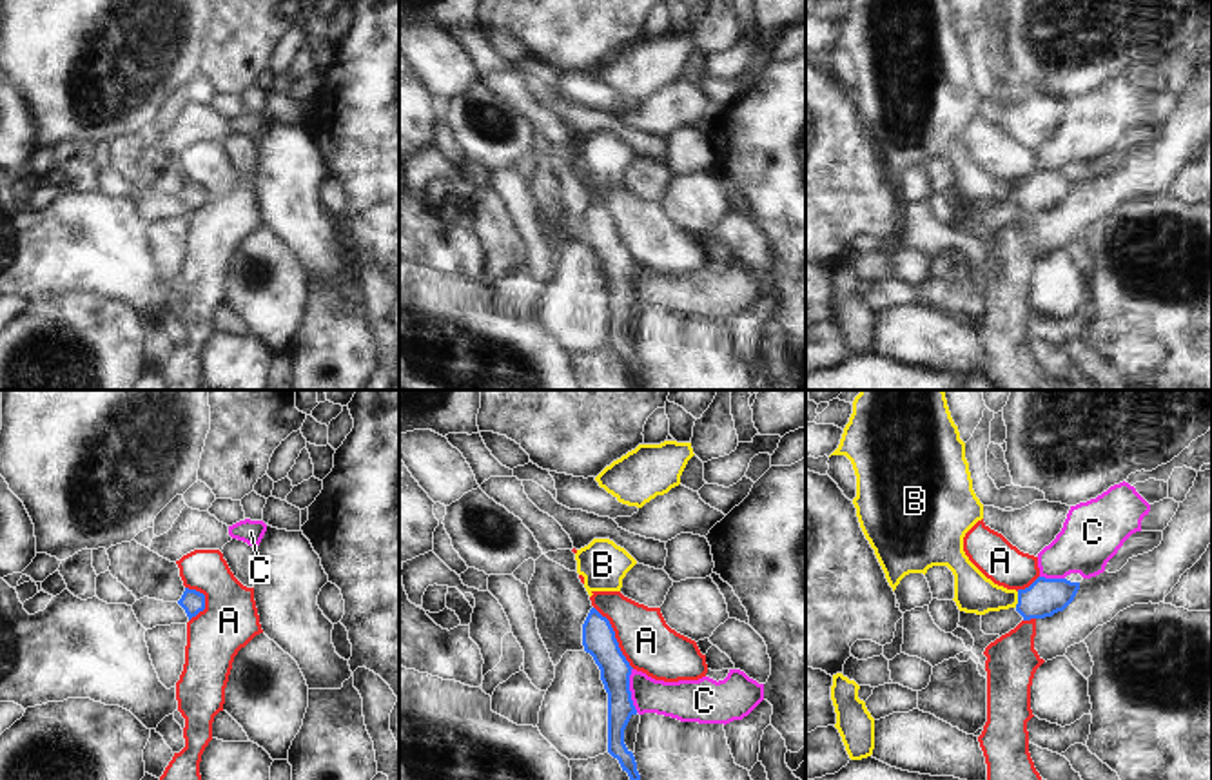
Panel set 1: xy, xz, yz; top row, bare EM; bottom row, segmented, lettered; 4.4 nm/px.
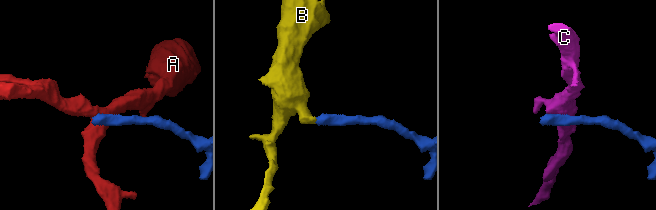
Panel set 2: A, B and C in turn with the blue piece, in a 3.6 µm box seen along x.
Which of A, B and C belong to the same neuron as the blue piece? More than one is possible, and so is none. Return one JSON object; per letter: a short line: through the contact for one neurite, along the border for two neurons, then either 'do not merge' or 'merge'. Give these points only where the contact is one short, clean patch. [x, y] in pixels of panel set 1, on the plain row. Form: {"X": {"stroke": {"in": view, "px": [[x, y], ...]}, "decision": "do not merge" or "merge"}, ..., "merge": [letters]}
{"A": {"stroke": {"in": "xz", "px": [[594, 200], [608, 214], [621, 247], [634, 262]]}, "decision": "do not merge"}, "B": {"stroke": {"in": "yz", "px": [[1044, 191], [1018, 193], [987, 191], [973, 185]]}, "decision": "merge"}, "C": {"stroke": {"in": "xz", "px": [[632, 262], [630, 292], [637, 305]]}, "decision": "do not merge"}, "merge": ["B"]}

